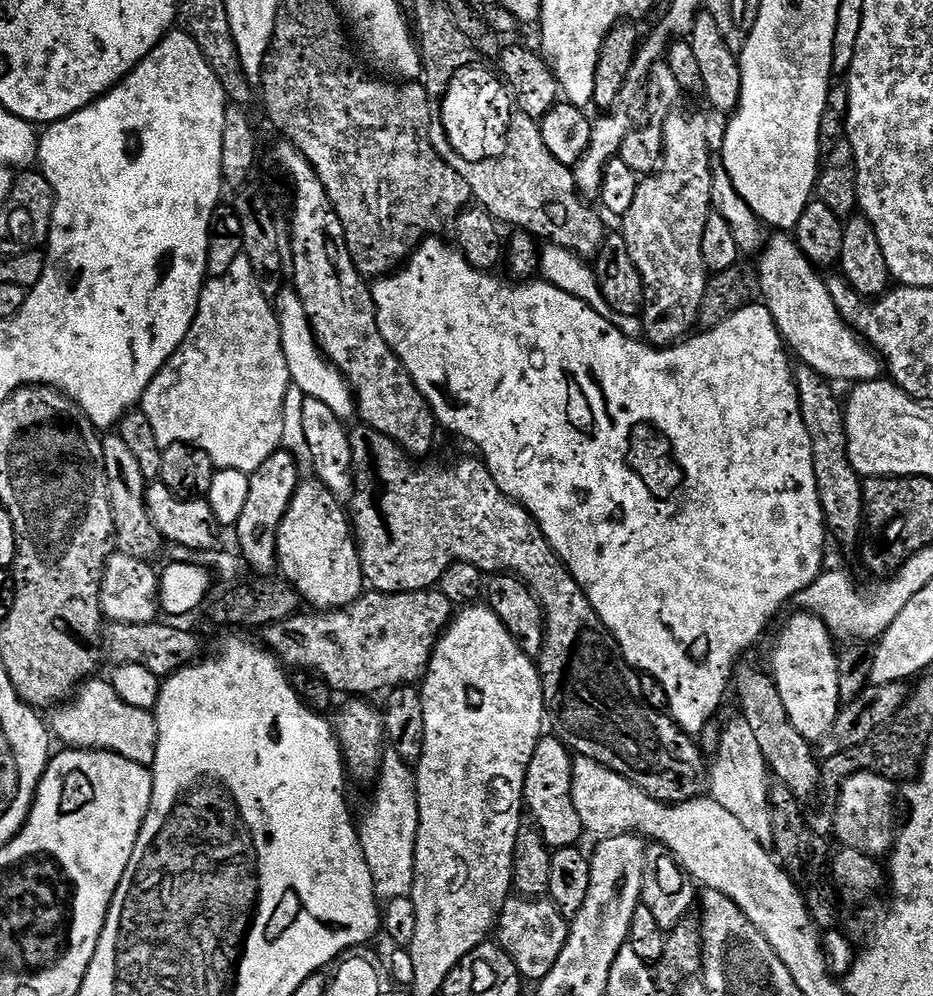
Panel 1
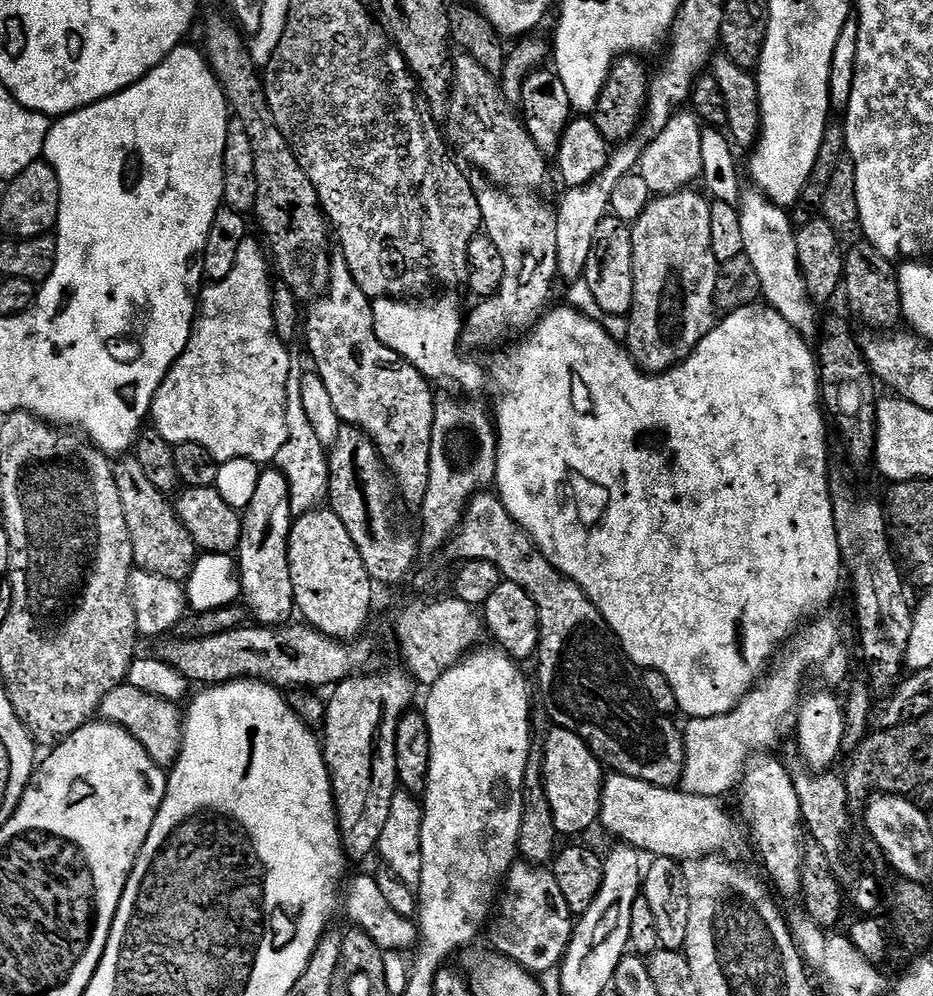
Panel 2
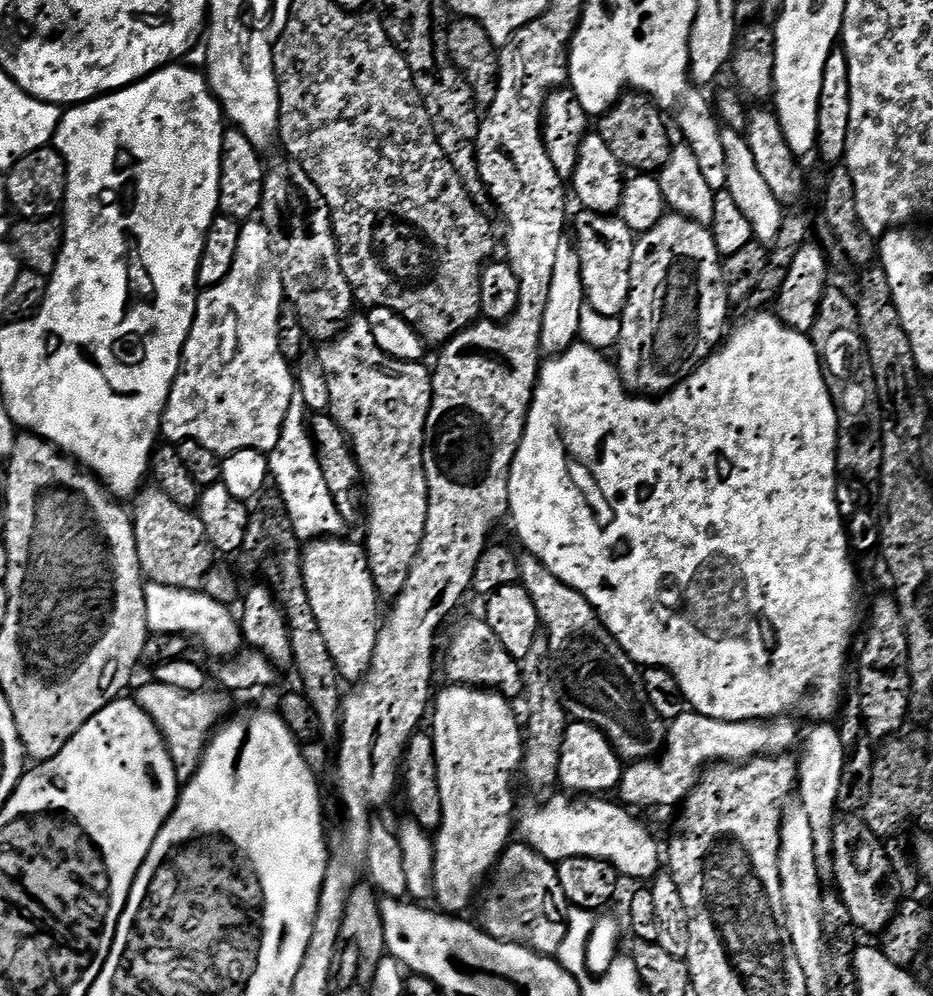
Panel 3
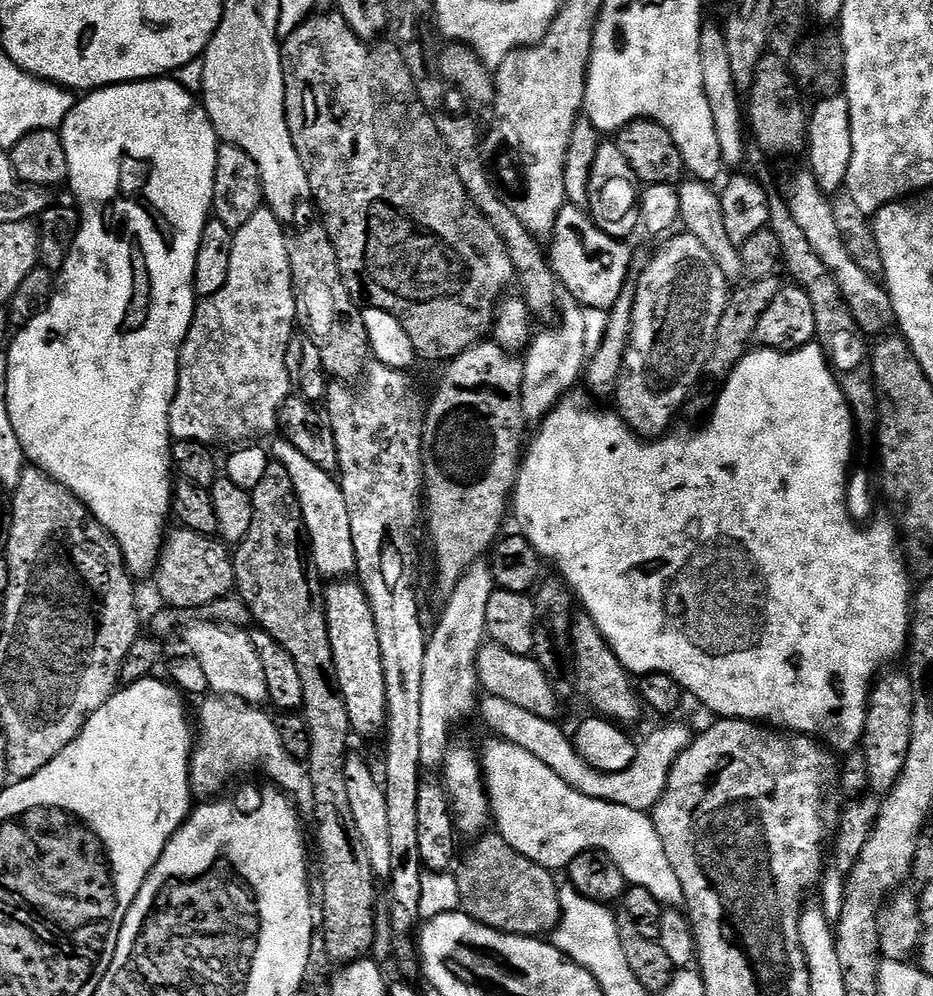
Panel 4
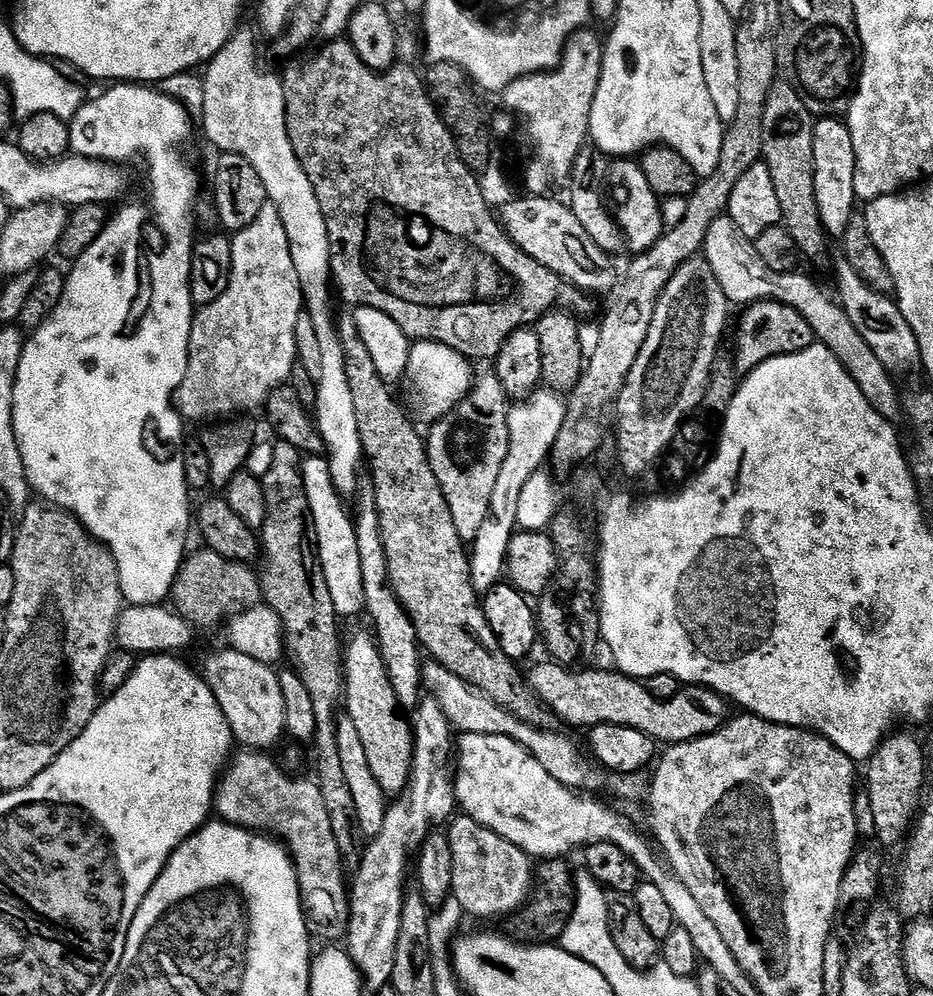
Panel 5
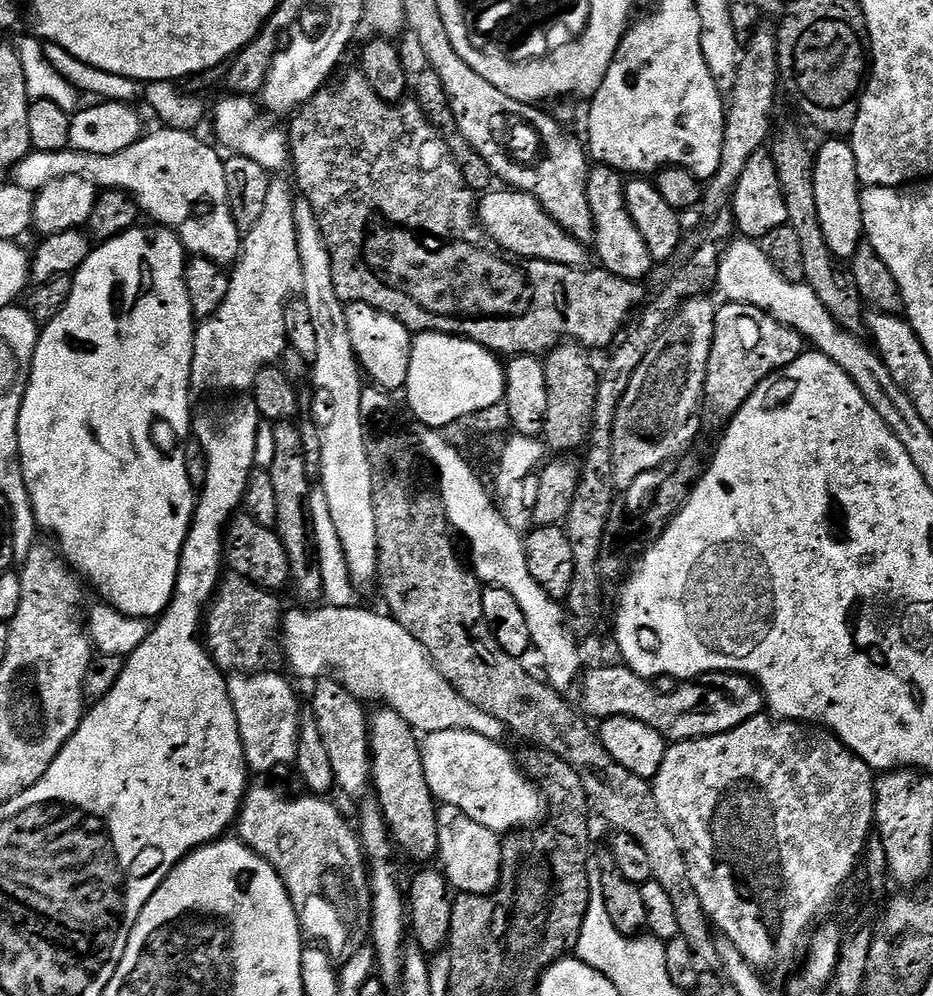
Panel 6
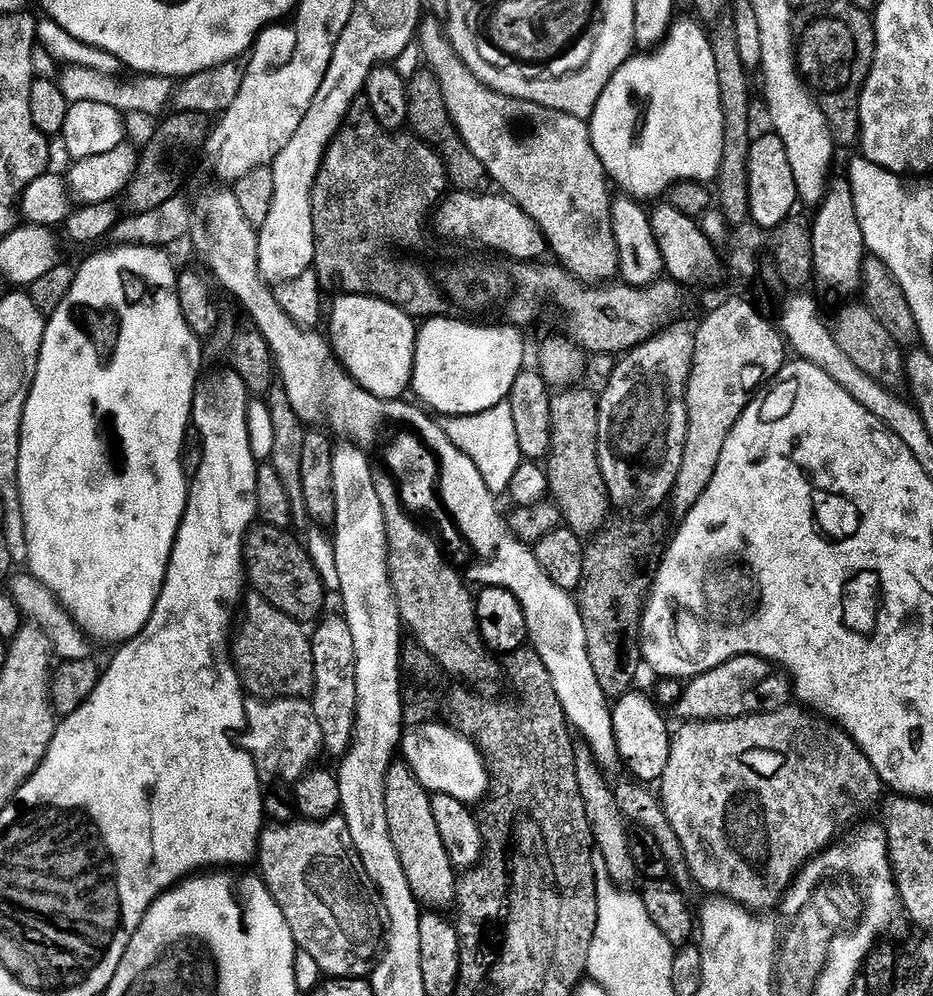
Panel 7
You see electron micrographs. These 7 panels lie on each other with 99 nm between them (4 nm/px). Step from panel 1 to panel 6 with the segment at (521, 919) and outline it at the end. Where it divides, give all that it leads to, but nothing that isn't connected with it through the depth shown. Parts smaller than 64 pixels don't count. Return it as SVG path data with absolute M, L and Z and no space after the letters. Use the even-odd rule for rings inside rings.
M440 804L436 809L438 826L438 862L449 885L457 893L487 896L500 886L500 870L504 866L502 840L497 833L474 822L470 814L462 814L458 806Z

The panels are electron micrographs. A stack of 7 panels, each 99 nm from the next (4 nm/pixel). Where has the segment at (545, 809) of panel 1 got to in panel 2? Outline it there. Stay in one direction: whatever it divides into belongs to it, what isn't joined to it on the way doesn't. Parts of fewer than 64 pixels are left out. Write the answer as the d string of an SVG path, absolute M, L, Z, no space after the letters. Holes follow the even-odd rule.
M551 727L550 732L543 741L543 783L545 786L545 794L550 808L552 810L555 827L560 836L572 836L568 838L576 838L576 836L588 829L593 825L596 826L600 817L600 802L603 784L606 779L606 770L582 738L578 737L576 732L568 731L568 729Z

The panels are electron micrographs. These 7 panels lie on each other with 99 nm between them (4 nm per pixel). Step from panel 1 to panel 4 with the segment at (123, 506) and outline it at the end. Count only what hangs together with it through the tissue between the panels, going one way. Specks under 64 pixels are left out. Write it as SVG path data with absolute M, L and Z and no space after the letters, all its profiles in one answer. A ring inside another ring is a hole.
M183 526L174 528L164 537L164 547L154 573L156 588L169 609L207 609L215 600L225 599L236 587L233 553L229 545L219 539L203 536Z

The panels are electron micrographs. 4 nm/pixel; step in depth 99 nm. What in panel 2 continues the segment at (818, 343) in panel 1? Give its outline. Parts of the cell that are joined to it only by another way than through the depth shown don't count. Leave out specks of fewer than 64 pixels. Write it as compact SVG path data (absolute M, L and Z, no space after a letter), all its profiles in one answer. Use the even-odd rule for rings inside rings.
M759 190L751 191L745 191L741 195L738 205L742 242L744 243L743 255L750 258L750 262L758 274L760 294L768 307L773 308L778 314L782 314L782 318L786 318L786 322L790 322L790 326L794 326L794 330L799 332L801 336L812 338L812 335L815 332L817 335L818 332L818 320L816 324L816 311L818 311L818 308L808 294L808 287L798 262L798 246L796 245L796 228L794 227L793 217L785 209L779 208L776 203L768 199L763 192Z

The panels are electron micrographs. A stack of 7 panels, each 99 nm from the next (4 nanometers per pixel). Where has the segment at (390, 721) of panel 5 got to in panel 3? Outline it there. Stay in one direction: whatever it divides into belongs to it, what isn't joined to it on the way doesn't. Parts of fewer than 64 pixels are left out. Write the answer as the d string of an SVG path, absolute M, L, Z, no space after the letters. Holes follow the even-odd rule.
M326 537L309 541L303 549L301 564L307 598L322 638L329 647L330 656L341 679L349 684L364 679L373 661L374 646L377 645L378 603L380 597L370 574L368 555L361 543L348 542L345 538Z

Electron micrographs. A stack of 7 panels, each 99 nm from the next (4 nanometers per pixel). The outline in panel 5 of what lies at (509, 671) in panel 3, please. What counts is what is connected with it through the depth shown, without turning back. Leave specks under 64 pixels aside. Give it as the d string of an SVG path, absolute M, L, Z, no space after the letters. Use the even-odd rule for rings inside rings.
M555 662L547 663L534 665L532 673L527 673L526 684L561 725L569 724L572 728L584 730L600 724L630 727L661 745L671 746L717 732L730 719L729 701L710 688L684 686L669 700L659 700L650 694L644 682L619 670L599 672L592 668L589 672L576 672L580 670Z

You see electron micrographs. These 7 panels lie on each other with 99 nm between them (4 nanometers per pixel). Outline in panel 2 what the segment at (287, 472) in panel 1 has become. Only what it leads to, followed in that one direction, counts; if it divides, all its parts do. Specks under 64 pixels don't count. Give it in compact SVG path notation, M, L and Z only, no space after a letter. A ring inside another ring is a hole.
M266 468L261 471L252 502L243 510L242 518L242 538L236 551L241 597L259 625L283 626L293 619L296 607L289 566L289 534L294 515L289 483L281 470Z

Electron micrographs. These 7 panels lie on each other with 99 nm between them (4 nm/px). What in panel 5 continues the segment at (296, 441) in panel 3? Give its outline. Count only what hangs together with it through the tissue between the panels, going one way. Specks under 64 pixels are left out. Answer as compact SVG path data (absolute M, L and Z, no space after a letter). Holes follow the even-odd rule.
M307 457L301 463L303 485L306 488L308 512L311 514L314 546L317 560L323 570L334 610L341 619L352 618L364 612L365 594L361 562L357 550L357 534L353 517L346 512L345 501L333 484L329 464L325 457Z

